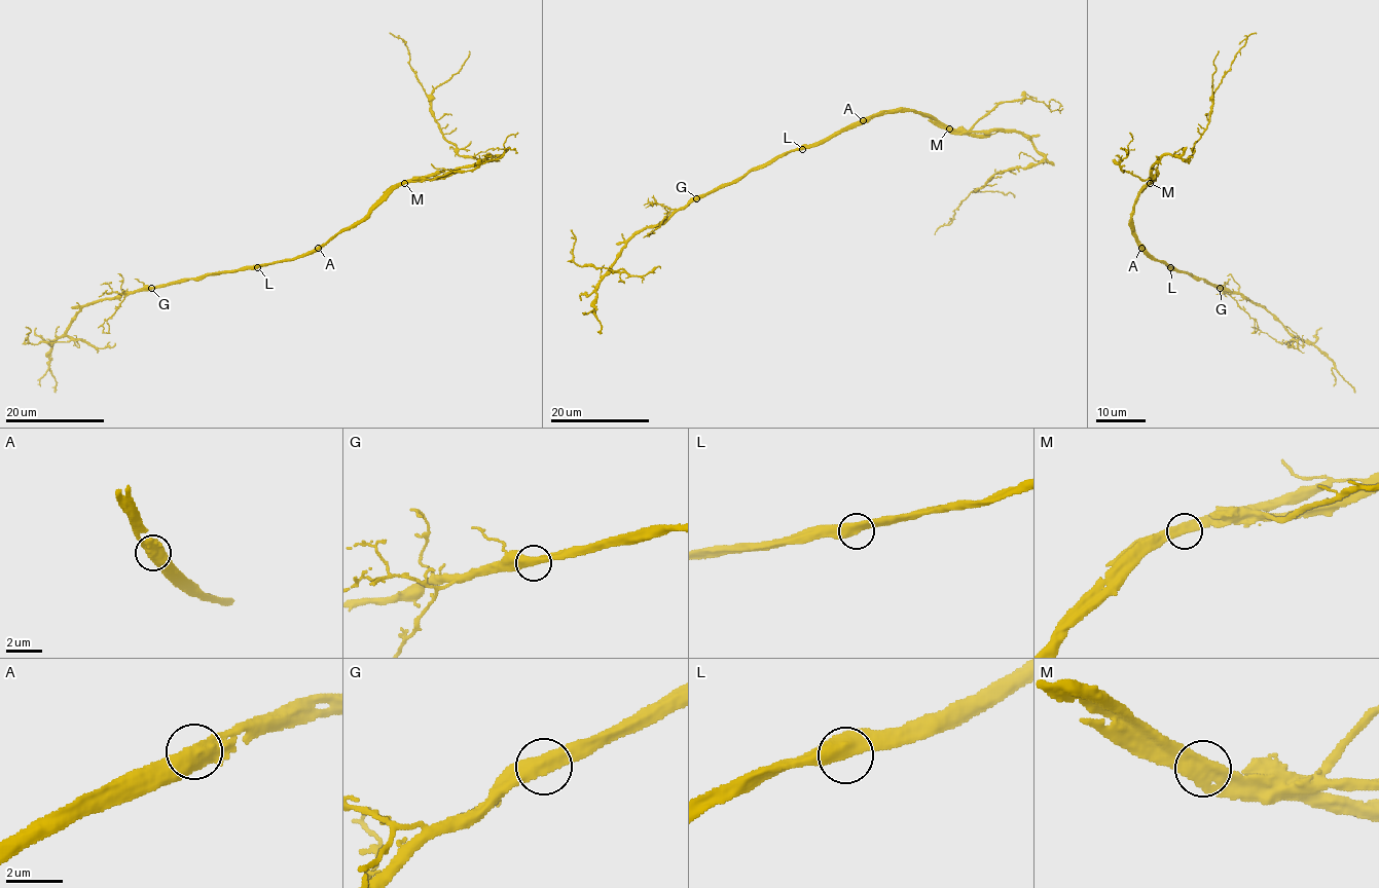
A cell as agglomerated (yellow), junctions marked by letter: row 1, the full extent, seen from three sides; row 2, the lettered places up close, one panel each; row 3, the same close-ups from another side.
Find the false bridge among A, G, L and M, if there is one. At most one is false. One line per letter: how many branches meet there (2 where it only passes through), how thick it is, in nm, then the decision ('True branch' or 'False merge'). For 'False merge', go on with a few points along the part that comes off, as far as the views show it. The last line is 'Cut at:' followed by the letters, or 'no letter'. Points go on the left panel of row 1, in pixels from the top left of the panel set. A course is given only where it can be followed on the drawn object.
A: Branches: 2. Thickness 550 nm. True branch
G: Branches: 2. Thickness 500 nm. True branch
L: Branches: 2. Thickness 550 nm. True branch
M: Branches: 2. Thickness 500 nm. False merge. Course of the part to remove: (404, 183), (445, 178), (488, 154), (499, 157), (458, 153), (409, 66), (407, 45), (390, 33)
Cut at: M

